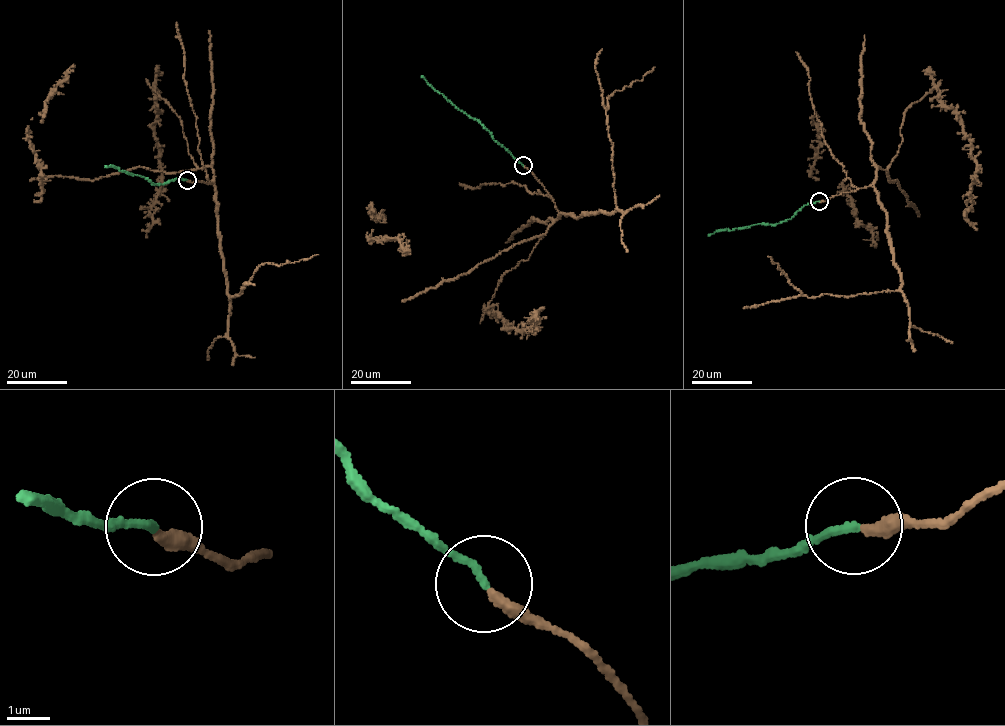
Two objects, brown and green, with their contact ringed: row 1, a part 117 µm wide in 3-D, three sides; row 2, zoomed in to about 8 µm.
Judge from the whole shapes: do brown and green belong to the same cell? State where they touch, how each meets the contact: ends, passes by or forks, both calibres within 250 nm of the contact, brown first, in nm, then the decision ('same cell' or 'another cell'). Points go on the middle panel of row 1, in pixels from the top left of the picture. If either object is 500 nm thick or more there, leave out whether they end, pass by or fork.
at (523, 165); brown ends there; green ends there; 300 nm thick on the brown side, 170 nm on the other; same cell

